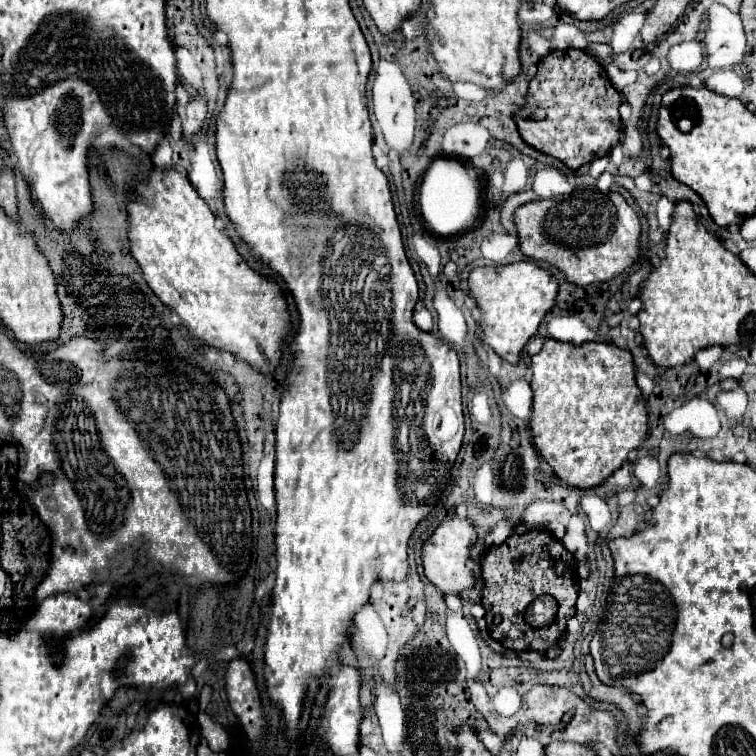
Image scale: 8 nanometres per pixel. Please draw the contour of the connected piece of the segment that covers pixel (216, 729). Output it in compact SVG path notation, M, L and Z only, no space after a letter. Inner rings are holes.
M199 712L199 726L201 726L201 734L209 740L209 748L213 752L227 752L229 734L221 724L213 722L205 712Z

